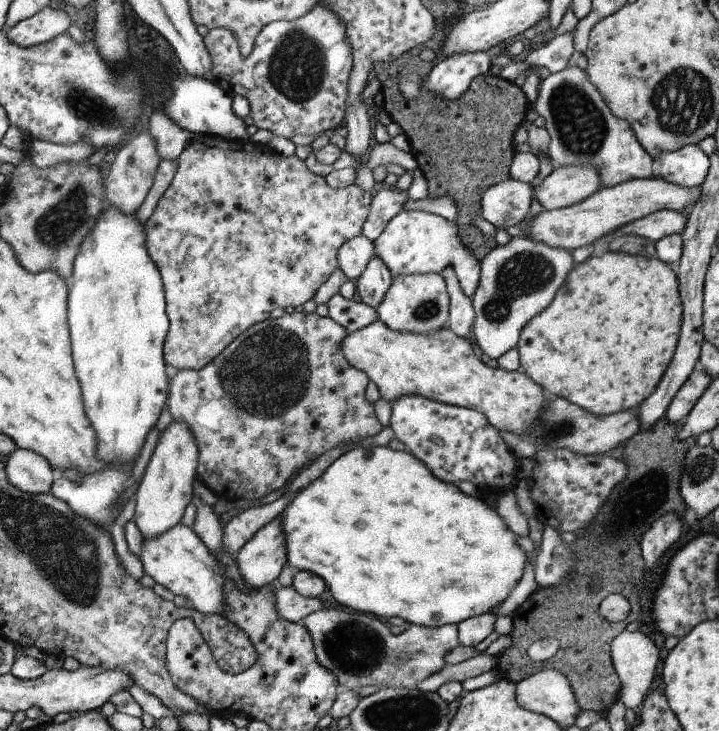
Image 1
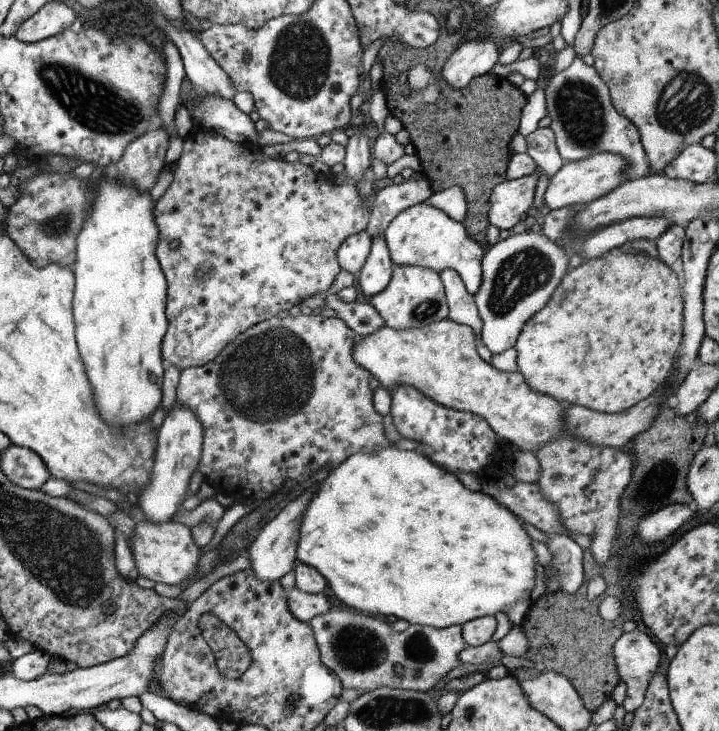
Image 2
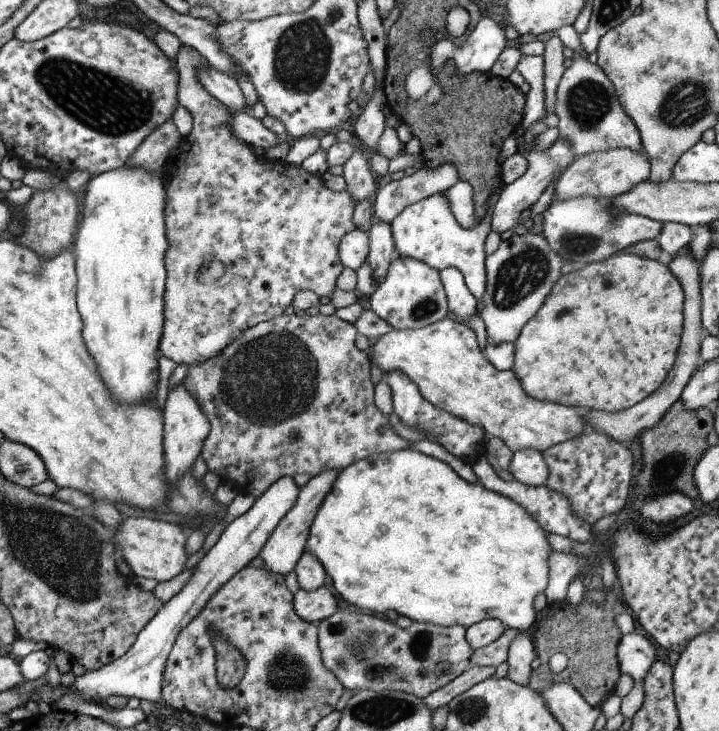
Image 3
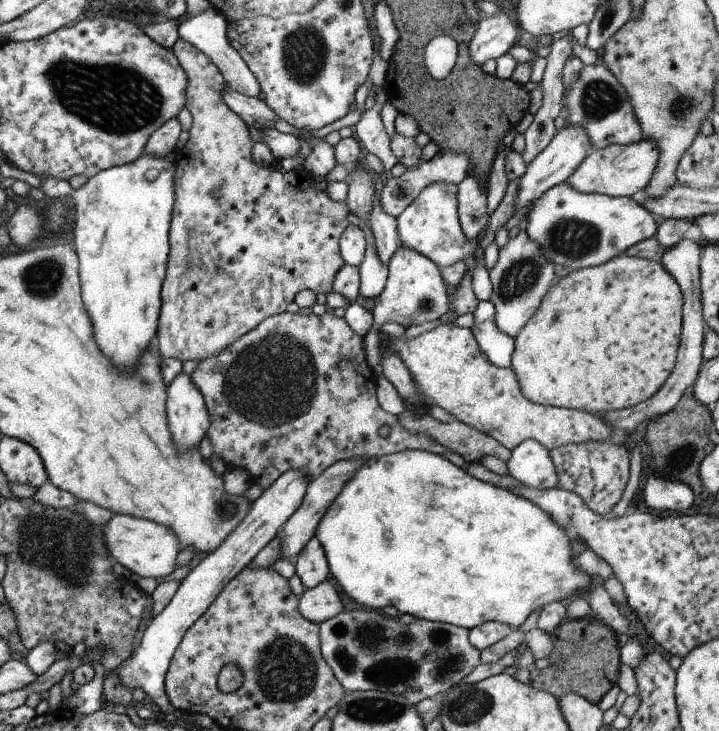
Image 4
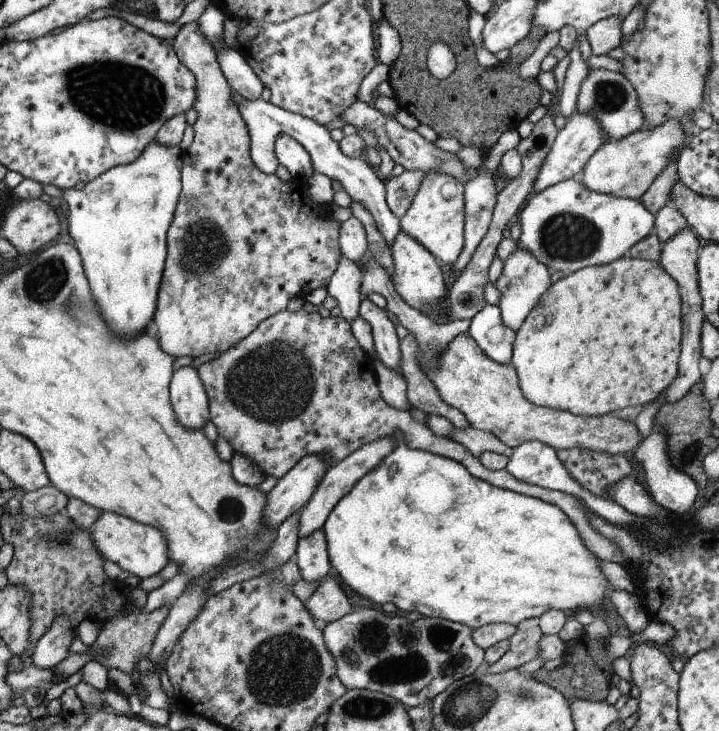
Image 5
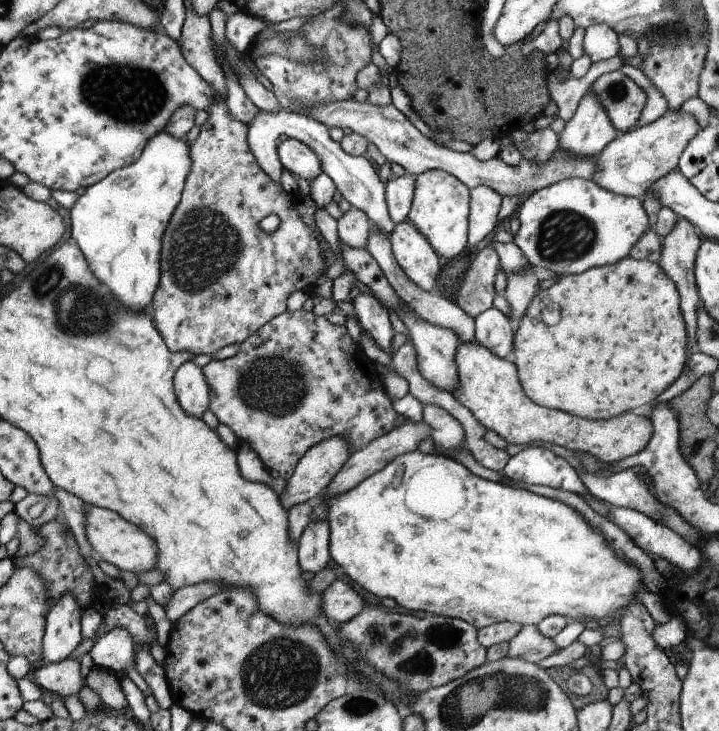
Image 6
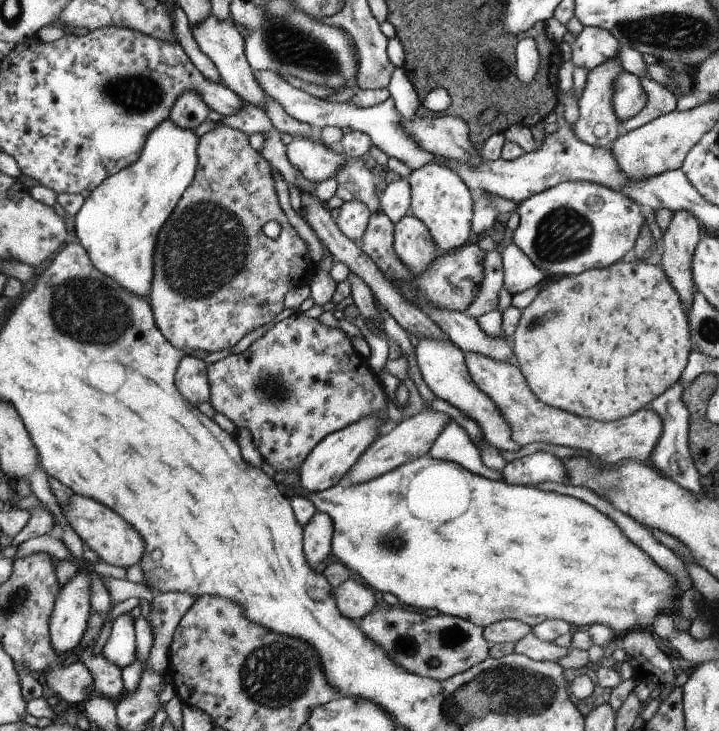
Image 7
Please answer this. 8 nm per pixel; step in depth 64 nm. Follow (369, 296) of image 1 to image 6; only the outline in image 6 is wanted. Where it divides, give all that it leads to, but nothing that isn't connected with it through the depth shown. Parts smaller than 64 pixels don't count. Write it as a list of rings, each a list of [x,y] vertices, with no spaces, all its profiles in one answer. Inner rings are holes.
[[[258,110],[258,114],[254,116],[254,120],[248,124],[247,127],[247,140],[258,162],[258,166],[268,174],[268,176],[278,184],[282,186],[282,171],[278,153],[277,145],[278,138],[282,134],[286,134],[288,138],[300,140],[302,144],[306,144],[320,160],[320,166],[322,166],[322,173],[328,175],[333,181],[343,198],[350,202],[354,208],[360,208],[368,215],[371,223],[378,224],[386,234],[390,235],[392,230],[396,228],[397,224],[392,222],[390,214],[388,214],[388,208],[386,208],[386,195],[384,181],[380,180],[379,173],[376,172],[373,167],[373,162],[366,156],[352,156],[346,154],[339,142],[334,142],[328,134],[329,128],[326,128],[324,124],[312,120],[312,118],[306,118],[306,116],[300,116],[290,111],[284,112],[264,112],[264,110]]]

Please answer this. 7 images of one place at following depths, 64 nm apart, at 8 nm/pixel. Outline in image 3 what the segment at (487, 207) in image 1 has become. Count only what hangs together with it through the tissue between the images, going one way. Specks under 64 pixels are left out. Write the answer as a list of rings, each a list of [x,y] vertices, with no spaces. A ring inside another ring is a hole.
[[[559,140],[546,151],[533,152],[527,143],[517,147],[517,151],[528,160],[528,169],[526,173],[518,178],[515,182],[506,183],[502,187],[502,192],[498,196],[498,202],[494,206],[494,214],[492,214],[491,230],[498,232],[501,236],[503,232],[513,228],[524,211],[528,211],[533,207],[540,196],[542,196],[546,187],[556,175],[559,177],[561,172],[572,162],[576,157],[570,149],[570,144],[567,141]]]

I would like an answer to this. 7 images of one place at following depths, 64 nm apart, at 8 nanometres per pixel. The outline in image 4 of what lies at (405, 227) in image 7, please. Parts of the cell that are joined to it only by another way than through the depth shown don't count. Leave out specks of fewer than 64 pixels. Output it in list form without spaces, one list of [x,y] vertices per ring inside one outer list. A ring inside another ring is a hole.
[[[402,246],[390,258],[387,265],[387,282],[383,292],[374,297],[374,306],[371,314],[374,317],[373,325],[363,339],[368,366],[377,378],[383,374],[383,362],[380,351],[380,333],[382,324],[395,323],[407,331],[417,331],[421,326],[433,320],[439,320],[450,308],[451,297],[443,282],[441,271],[428,258],[407,250]]]

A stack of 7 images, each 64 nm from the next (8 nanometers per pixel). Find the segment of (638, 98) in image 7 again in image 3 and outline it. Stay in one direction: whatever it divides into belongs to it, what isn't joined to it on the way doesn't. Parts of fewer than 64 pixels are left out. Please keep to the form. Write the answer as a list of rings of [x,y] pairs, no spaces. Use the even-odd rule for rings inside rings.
[[[578,52],[569,53],[574,64],[562,74],[553,109],[553,114],[560,119],[557,127],[559,138],[570,144],[576,157],[620,147],[642,153],[640,132],[622,110],[615,89],[606,74],[597,64],[591,64]]]

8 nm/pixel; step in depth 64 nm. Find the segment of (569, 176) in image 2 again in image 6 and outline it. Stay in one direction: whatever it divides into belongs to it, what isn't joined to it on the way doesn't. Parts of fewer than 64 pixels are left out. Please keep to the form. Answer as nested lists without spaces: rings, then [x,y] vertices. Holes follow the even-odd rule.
[[[670,110],[652,123],[630,129],[619,135],[594,158],[596,172],[592,181],[596,186],[614,194],[632,196],[642,200],[648,188],[662,176],[675,171],[680,157],[690,140],[702,130],[702,126],[689,112]]]

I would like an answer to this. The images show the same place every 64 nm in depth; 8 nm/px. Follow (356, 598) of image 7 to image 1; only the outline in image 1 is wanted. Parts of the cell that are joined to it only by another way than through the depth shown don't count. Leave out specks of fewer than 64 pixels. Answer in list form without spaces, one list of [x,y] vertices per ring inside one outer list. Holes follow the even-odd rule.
[[[275,583],[272,588],[274,596],[276,596],[276,612],[278,618],[284,618],[288,622],[299,623],[310,614],[318,612],[324,608],[320,598],[306,598],[300,596],[294,587],[283,587]]]

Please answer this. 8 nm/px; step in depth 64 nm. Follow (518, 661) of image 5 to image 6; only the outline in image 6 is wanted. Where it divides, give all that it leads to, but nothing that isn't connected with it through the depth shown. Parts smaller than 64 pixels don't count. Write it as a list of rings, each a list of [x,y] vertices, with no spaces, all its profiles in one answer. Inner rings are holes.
[[[523,624],[522,630],[509,642],[507,657],[522,658],[526,662],[537,663],[548,656],[560,652],[554,640],[538,632],[537,626]]]

